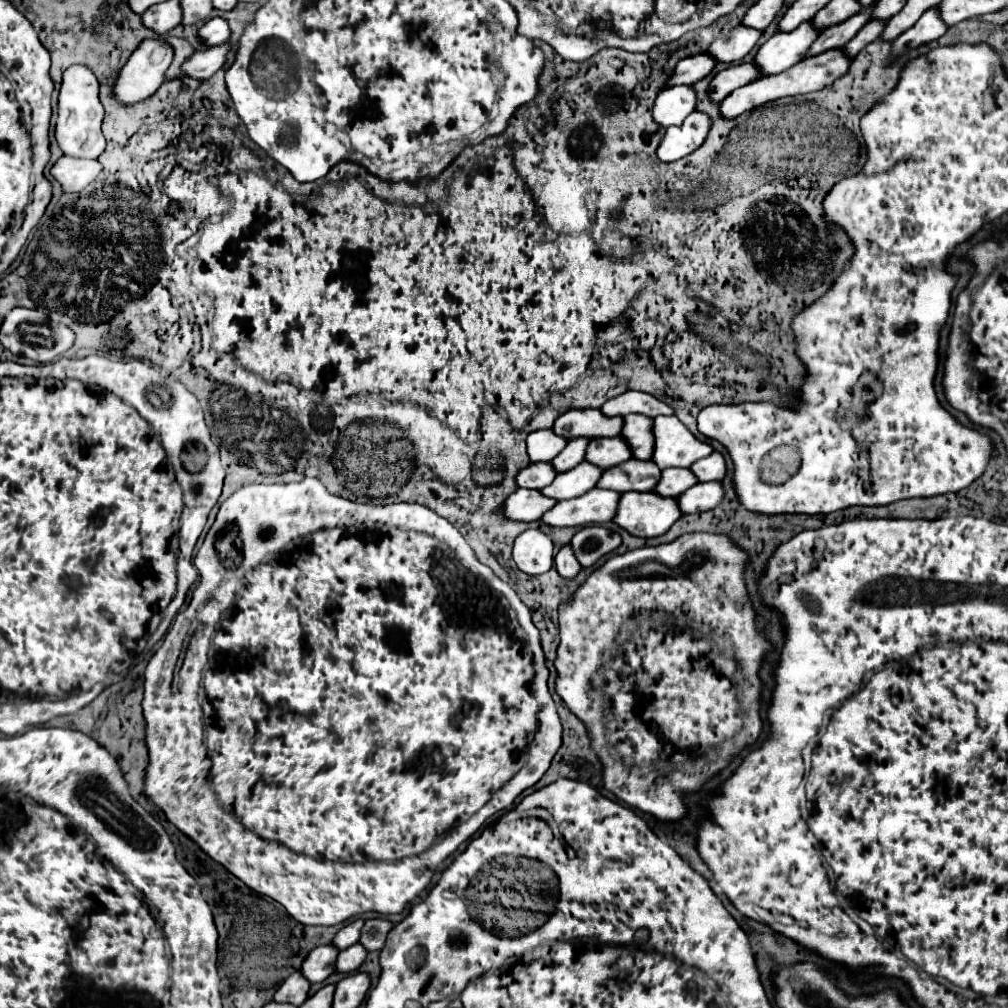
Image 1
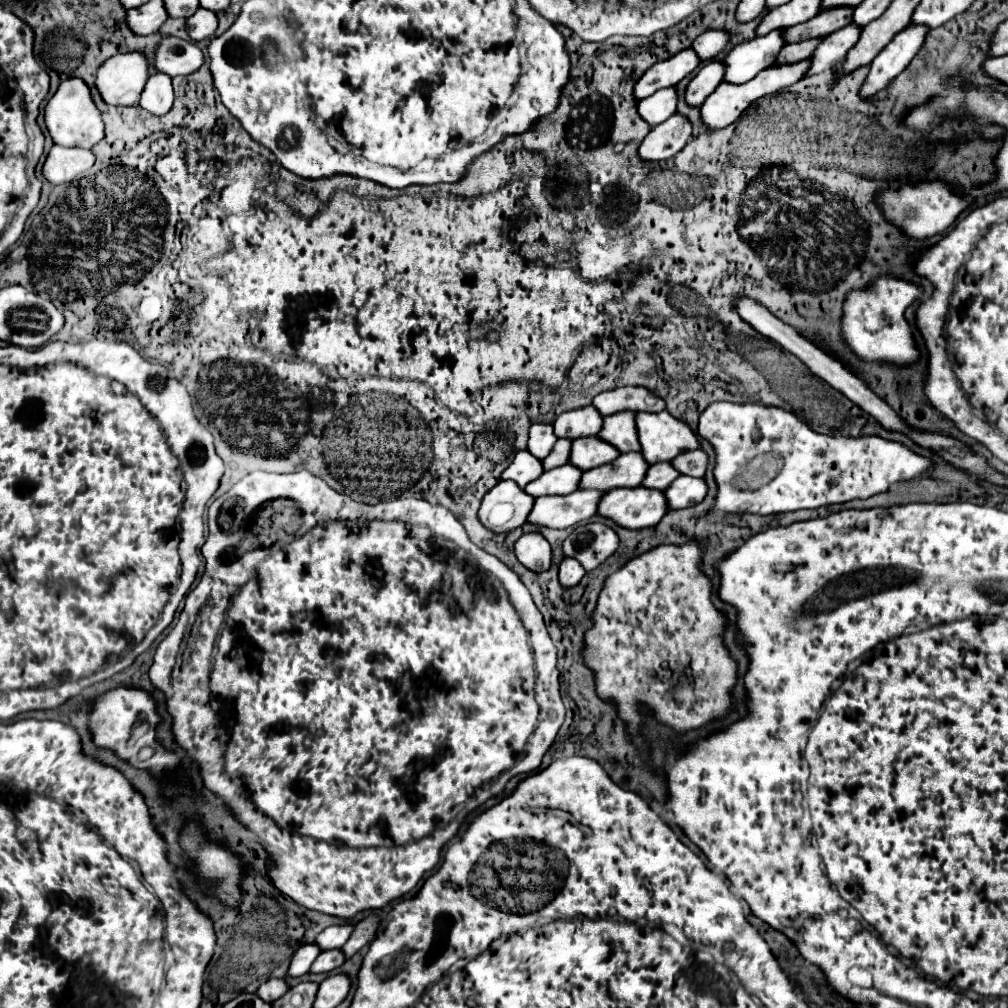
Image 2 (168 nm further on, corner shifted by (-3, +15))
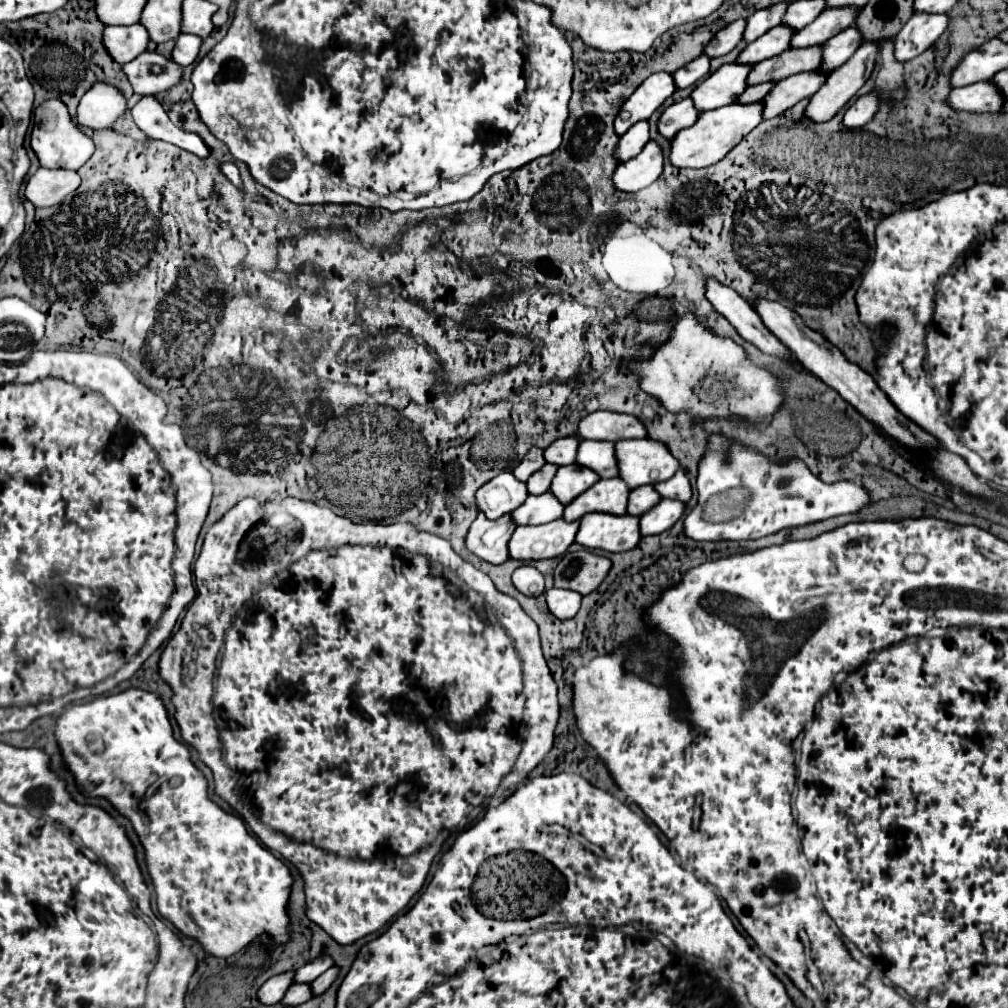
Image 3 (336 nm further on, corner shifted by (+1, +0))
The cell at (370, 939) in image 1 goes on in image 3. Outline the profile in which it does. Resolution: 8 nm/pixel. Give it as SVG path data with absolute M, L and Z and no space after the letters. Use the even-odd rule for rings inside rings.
M330 967L328 971L324 971L316 981L312 981L312 993L314 993L314 997L316 995L322 995L330 985L332 985L332 981L336 979L336 975L338 975L338 967Z

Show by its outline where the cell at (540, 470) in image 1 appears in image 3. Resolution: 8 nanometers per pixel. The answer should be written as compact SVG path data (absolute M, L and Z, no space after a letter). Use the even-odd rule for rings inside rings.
M510 471L496 475L476 491L476 507L488 519L512 513L528 497L526 485L518 481Z

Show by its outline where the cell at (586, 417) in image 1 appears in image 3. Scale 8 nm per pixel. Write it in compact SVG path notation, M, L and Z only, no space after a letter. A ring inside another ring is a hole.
M562 437L556 439L548 449L544 449L544 459L546 463L552 465L572 465L576 459L576 449L578 449L580 439L578 437Z

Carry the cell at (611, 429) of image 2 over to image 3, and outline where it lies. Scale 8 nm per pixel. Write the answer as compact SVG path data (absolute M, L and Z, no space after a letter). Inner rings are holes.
M582 441L578 447L576 463L588 467L600 475L600 479L612 479L618 475L618 463L614 455L614 443Z

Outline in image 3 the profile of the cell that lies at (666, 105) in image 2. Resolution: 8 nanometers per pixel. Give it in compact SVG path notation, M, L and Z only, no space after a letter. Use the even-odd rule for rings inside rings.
M640 121L640 123L636 123L632 129L628 129L622 137L620 137L620 141L618 141L618 145L616 145L616 149L614 149L614 159L618 161L618 163L624 163L624 161L628 161L628 159L632 159L636 153L640 153L640 149L648 143L648 131L650 131L650 125L648 125L648 121Z

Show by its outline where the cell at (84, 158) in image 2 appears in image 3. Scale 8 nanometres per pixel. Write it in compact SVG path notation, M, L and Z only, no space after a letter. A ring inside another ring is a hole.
M38 169L26 183L24 195L34 207L58 205L66 195L76 191L80 177L76 171L64 169Z

